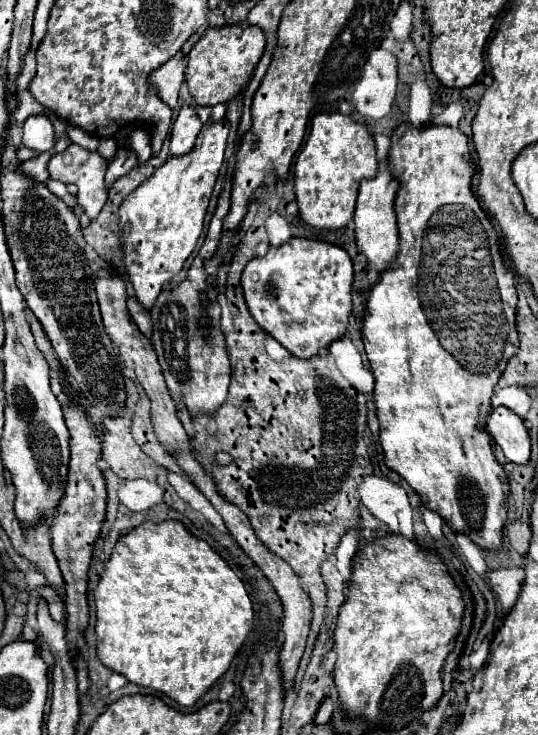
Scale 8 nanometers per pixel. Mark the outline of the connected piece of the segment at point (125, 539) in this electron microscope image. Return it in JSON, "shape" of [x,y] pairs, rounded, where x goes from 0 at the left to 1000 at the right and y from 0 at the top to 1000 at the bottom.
{"shape":[[[270,709],[229,728],[191,774],[177,815],[188,902],[232,918],[240,929],[292,937],[340,962],[355,962],[426,910],[470,856],[474,839],[470,818],[441,780],[385,736],[355,728],[336,709]]]}

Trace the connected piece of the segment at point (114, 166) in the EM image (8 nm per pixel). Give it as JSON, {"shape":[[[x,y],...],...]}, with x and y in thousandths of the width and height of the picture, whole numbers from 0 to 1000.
{"shape":[[[221,203],[217,211],[214,211],[214,219],[203,222],[203,227],[199,227],[195,252],[206,254],[221,241],[236,238],[251,224],[255,224],[255,214],[251,214],[251,208],[243,208],[240,203]]]}

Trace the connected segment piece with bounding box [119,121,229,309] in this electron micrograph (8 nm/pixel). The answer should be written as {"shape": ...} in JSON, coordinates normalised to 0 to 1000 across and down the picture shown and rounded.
{"shape":[[[426,167],[377,170],[362,200],[340,214],[318,214],[270,249],[262,249],[221,282],[221,328],[229,333],[232,371],[266,420],[281,420],[307,385],[336,366],[359,344],[377,314],[388,268],[414,224]]]}

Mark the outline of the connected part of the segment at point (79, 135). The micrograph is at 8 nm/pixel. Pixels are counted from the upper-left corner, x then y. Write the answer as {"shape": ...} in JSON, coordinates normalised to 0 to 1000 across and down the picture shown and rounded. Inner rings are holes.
{"shape":[[[125,173],[125,184],[128,184],[128,189],[132,189],[136,195],[158,200],[162,205],[180,205],[184,189],[173,186],[173,184],[165,184],[165,181],[158,181],[158,178],[151,178],[147,173]]]}

